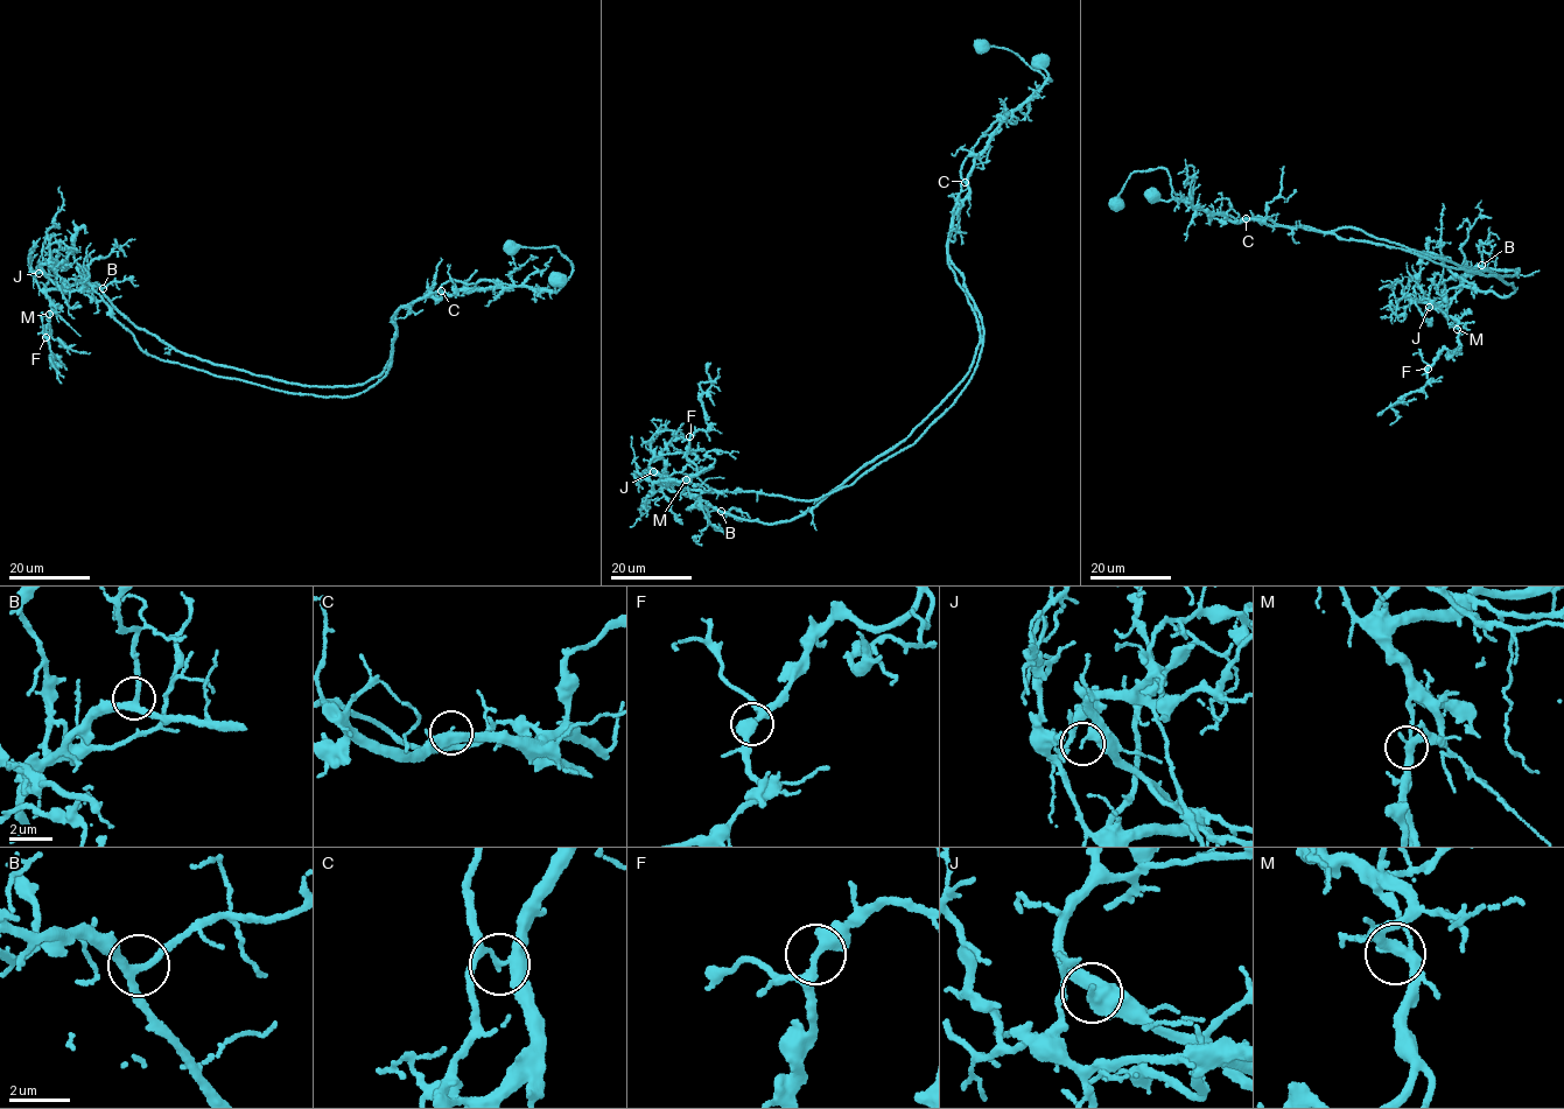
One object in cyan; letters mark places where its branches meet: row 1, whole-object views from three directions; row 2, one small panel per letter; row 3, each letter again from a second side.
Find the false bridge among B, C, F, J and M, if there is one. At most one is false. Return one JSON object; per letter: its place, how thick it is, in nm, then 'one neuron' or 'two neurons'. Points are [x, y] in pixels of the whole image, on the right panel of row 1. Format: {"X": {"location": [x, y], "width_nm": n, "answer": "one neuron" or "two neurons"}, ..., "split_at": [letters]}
{"B": {"location": [1481, 265], "width_nm": 260, "answer": "one neuron"}, "C": {"location": [1246, 218], "width_nm": 280, "answer": "two neurons"}, "F": {"location": [1428, 369], "width_nm": 320, "answer": "one neuron"}, "J": {"location": [1429, 307], "width_nm": 240, "answer": "one neuron"}, "M": {"location": [1457, 329], "width_nm": 280, "answer": "one neuron"}, "split_at": ["C"]}

